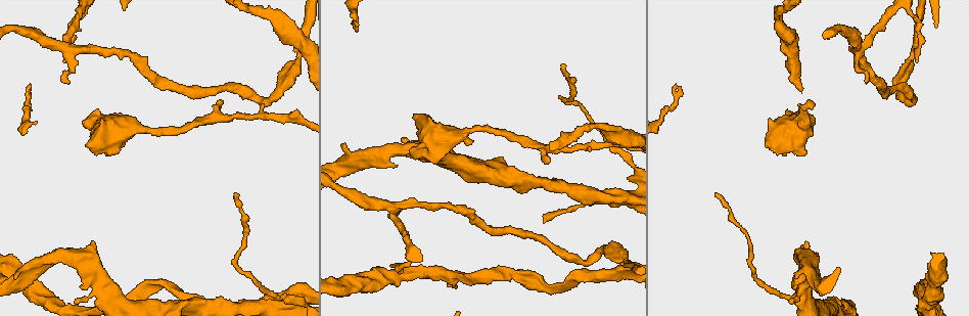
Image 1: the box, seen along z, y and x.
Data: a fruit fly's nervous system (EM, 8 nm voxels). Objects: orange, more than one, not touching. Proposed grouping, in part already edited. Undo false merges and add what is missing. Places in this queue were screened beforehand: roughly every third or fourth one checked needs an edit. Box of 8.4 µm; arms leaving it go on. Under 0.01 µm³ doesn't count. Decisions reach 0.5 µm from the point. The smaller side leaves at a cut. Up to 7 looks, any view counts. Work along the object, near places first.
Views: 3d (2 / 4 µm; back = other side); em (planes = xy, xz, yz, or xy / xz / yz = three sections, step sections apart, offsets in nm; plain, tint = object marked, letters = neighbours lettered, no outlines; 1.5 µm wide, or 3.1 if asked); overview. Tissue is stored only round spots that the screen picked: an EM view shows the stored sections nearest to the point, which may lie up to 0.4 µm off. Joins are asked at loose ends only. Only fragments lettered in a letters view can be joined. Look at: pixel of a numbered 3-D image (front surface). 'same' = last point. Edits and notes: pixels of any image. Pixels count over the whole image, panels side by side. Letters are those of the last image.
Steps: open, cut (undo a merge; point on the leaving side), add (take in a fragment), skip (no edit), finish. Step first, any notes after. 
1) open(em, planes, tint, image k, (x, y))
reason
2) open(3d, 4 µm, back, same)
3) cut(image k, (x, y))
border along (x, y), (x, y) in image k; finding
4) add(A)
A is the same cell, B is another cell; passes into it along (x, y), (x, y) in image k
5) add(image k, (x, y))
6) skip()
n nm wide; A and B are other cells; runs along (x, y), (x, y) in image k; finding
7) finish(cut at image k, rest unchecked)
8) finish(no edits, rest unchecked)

open(em, xy, step 4, letters, image 1, (815, 103))
free end

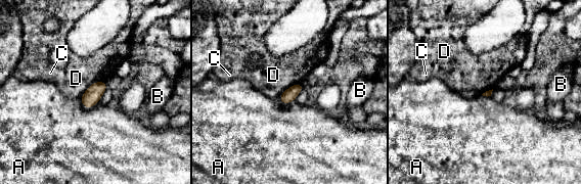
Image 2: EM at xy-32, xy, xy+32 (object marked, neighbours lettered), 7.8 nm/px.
skip()
A, B, C and D are other cells; border along (105, 81), (93, 82), (80, 98) in image 2; none of them fits

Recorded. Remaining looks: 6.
open(em, planes, plain, image 1, (68, 48))
sharp bend

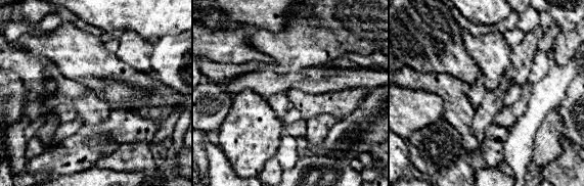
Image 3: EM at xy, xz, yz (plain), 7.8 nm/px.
open(em, planes, letters, same)
what lies round it

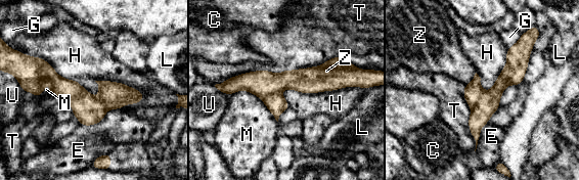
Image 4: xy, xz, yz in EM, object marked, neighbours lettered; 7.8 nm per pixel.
cut(image 4, (275, 102))
C, E, G, H, L, M, T, U and Z are other cells; border along (280, 91), (269, 93), (262, 98) in image 4; two neurons meet here

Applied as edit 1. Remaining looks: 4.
open(3d, 4 µm, image 1, (560, 64))
free end

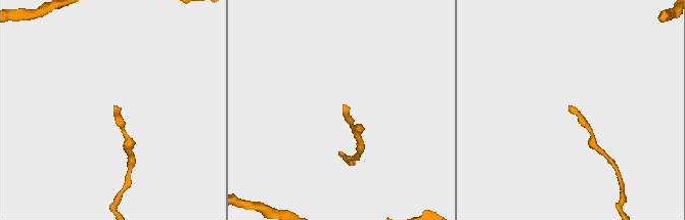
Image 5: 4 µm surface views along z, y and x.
open(em, planes, plain, image 5, (342, 104))
now the EM

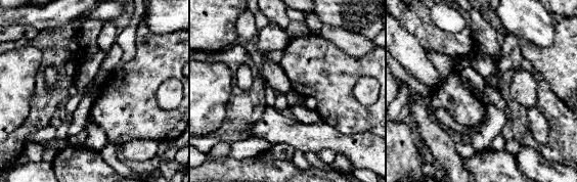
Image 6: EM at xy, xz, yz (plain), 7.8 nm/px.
open(em, planes, letters, same)

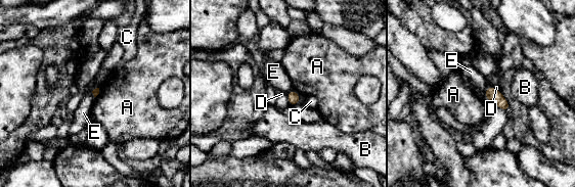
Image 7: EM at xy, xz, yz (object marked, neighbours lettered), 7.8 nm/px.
skip()
A, B, C, D and E are other cells; border along (487, 86), (485, 96), (489, 101) in image 7; none of them fits

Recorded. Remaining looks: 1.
finish(cut at image 4, rest unchecked)

